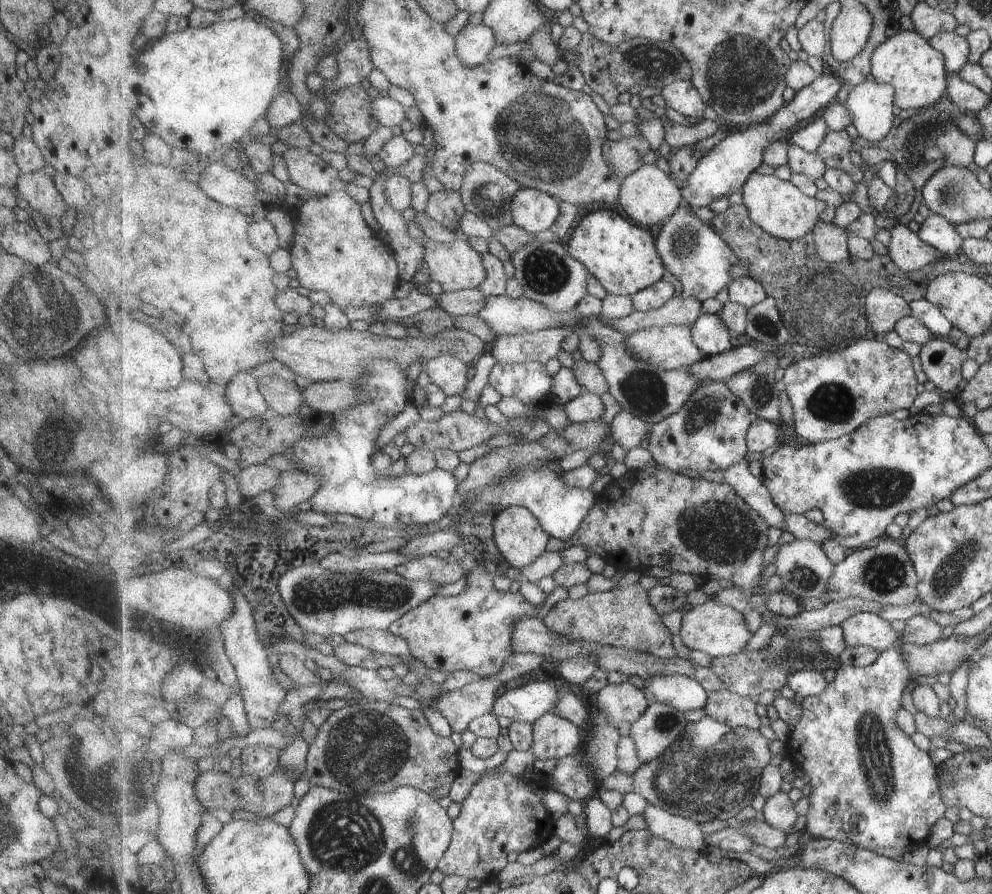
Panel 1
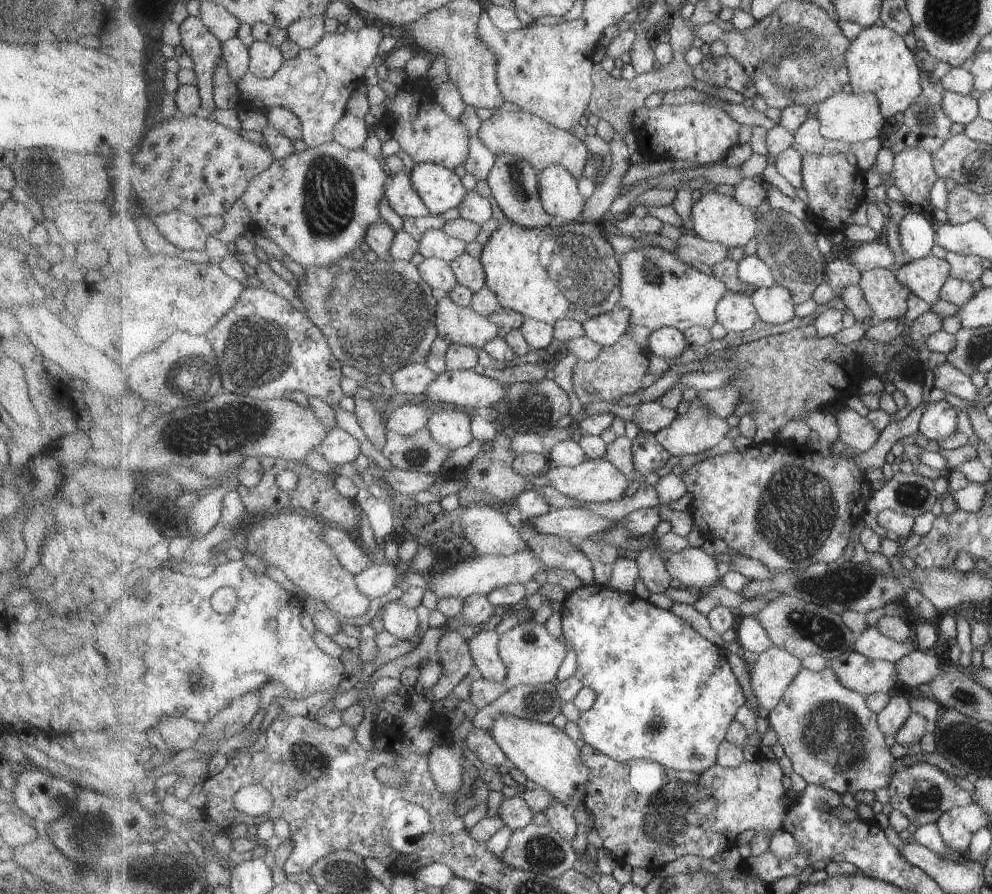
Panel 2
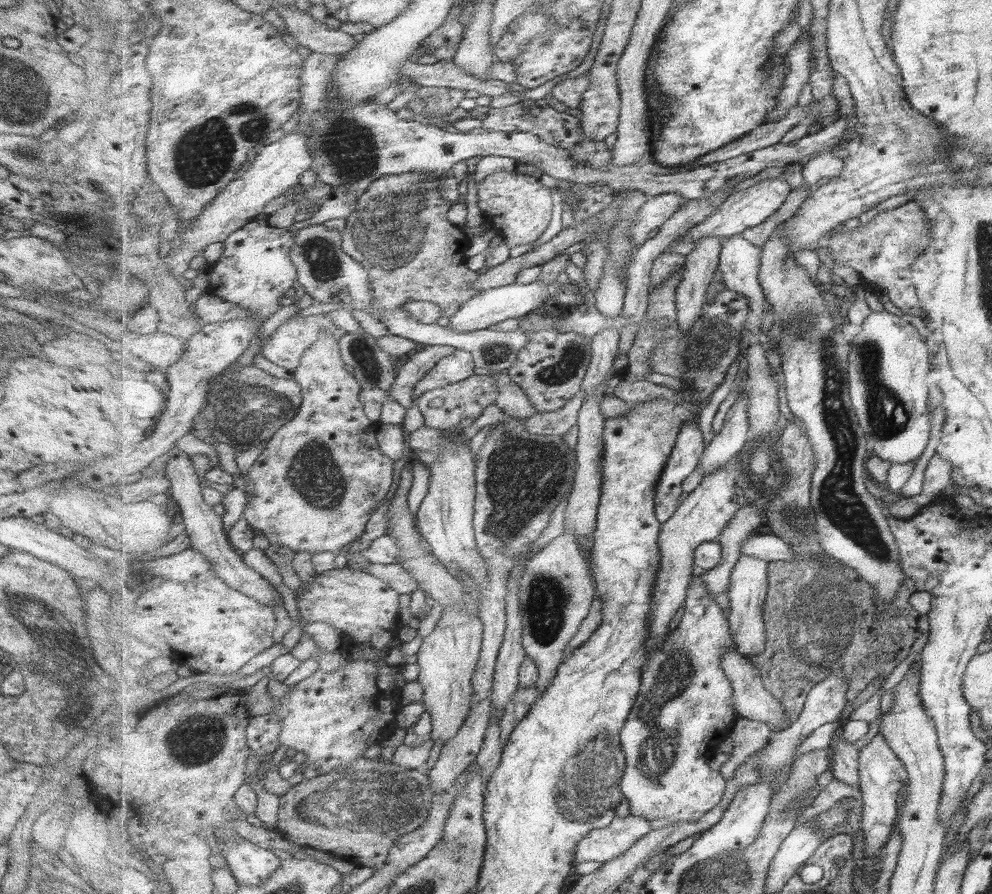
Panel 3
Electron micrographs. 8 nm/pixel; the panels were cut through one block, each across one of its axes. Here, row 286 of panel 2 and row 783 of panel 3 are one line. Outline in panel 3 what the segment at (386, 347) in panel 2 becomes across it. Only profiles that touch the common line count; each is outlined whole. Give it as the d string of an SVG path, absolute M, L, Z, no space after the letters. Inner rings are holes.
M383 756L358 758L347 768L335 769L305 779L296 784L287 794L281 794L279 824L276 831L283 839L299 846L318 848L332 852L339 859L354 863L357 867L368 866L380 869L385 866L391 848L397 838L417 831L428 819L433 807L431 777L424 770L412 769L387 761Z

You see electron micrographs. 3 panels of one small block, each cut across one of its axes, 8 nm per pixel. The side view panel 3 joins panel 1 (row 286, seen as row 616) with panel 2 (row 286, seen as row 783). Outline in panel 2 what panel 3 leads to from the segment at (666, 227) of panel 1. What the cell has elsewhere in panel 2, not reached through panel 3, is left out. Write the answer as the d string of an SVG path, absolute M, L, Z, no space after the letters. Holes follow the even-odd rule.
M659 246L633 248L621 257L622 300L618 309L631 311L630 322L647 326L655 331L665 326L684 331L703 326L711 332L711 338L727 337L729 332L718 323L716 310L729 291L722 279L699 272L695 267L681 262L675 254Z

